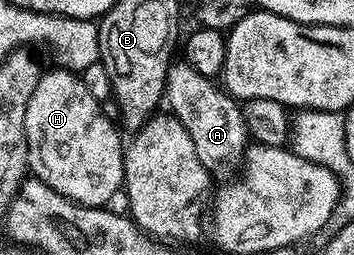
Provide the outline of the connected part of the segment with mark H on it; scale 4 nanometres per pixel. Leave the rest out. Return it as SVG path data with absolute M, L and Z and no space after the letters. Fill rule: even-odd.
M59 67L53 70L41 76L30 103L26 103L24 126L31 176L80 205L107 206L124 184L126 145L120 142L121 130L104 114L101 102L86 91L75 72Z

